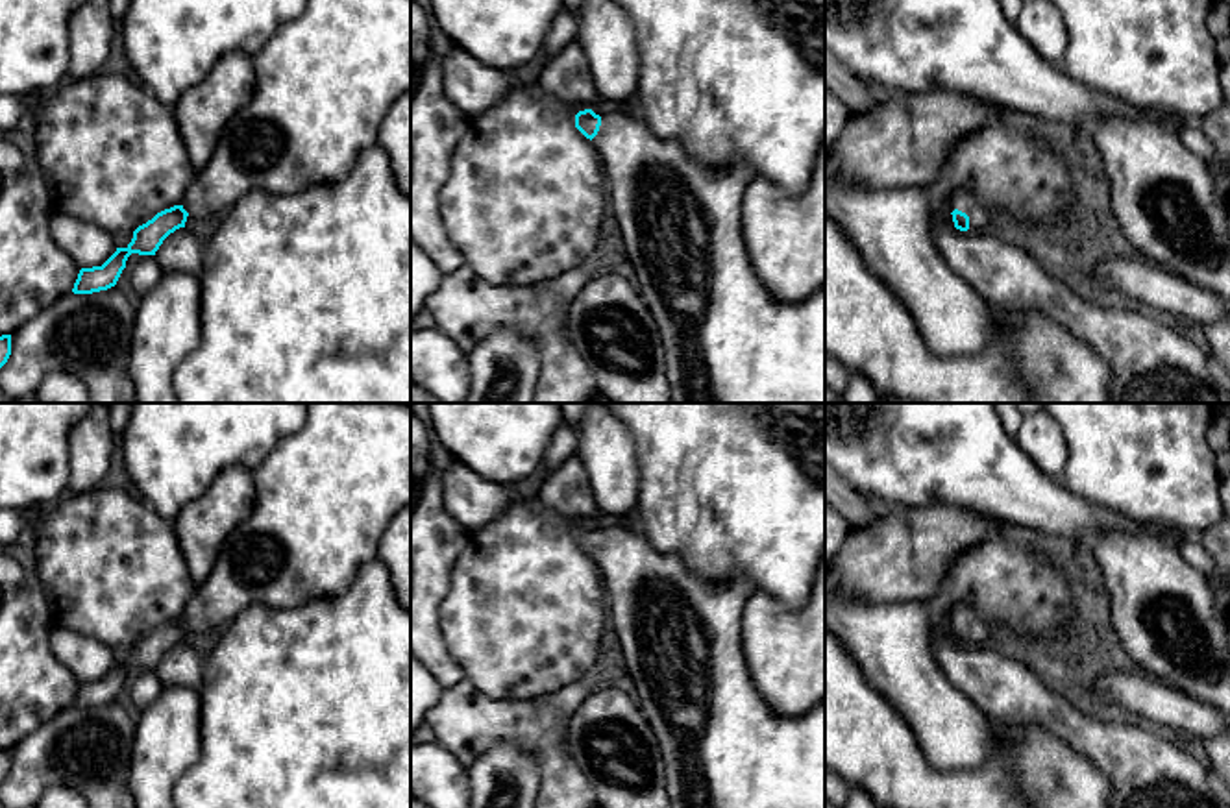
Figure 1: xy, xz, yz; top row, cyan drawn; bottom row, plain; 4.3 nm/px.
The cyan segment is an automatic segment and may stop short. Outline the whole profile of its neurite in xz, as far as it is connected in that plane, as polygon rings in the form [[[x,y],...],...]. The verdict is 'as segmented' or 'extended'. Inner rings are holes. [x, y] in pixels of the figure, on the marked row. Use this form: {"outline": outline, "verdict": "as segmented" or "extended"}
{"outline": [[[634,105],[601,116],[592,109],[579,111],[575,128],[594,142],[601,157],[609,218],[657,324],[671,403],[825,403],[825,287],[803,301],[788,303],[760,283],[742,224],[751,168],[701,166],[677,141],[657,137]]], "verdict": "extended"}

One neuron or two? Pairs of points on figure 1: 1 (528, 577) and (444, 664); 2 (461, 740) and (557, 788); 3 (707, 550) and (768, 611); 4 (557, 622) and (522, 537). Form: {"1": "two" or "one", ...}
{"1": "two", "2": "one", "3": "two", "4": "one"}

